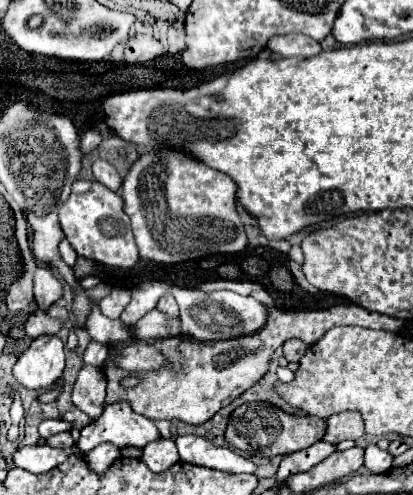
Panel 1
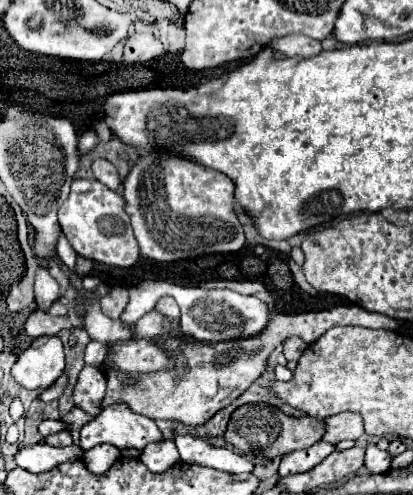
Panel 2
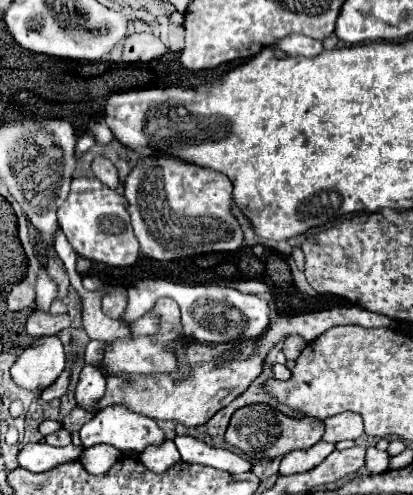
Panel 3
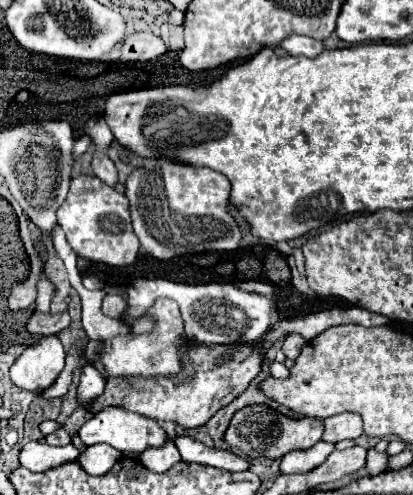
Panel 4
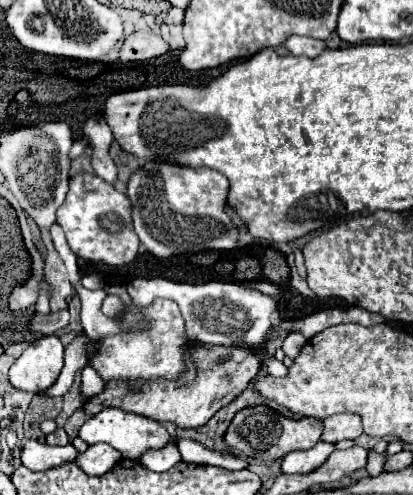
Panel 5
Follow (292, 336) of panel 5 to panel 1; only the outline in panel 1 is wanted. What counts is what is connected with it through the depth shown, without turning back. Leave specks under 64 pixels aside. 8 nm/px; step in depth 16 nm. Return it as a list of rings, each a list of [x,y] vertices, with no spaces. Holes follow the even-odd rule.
[[[292,338],[292,340],[284,342],[284,356],[288,362],[298,362],[304,352],[306,352],[306,344],[302,340]]]

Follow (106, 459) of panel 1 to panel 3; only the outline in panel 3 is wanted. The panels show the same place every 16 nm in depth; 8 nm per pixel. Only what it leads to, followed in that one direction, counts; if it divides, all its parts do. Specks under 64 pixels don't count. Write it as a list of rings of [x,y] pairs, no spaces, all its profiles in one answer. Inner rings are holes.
[[[96,444],[92,448],[86,448],[80,454],[80,464],[84,466],[84,470],[88,470],[90,474],[104,474],[112,468],[112,464],[122,456],[122,452],[118,452],[116,448],[108,446],[108,444]]]

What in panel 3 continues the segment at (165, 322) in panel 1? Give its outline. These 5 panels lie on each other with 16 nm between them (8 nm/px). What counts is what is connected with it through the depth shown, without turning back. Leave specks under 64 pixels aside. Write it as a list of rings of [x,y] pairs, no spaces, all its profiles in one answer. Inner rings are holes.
[[[146,314],[142,318],[138,318],[132,324],[132,334],[136,336],[144,336],[144,334],[154,334],[158,330],[158,318],[154,314]]]

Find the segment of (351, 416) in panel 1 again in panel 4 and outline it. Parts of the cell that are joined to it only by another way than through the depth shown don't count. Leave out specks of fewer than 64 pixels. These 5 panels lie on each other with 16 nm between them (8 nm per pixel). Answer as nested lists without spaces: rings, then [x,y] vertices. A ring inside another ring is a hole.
[[[336,414],[336,416],[330,416],[324,420],[324,434],[322,434],[322,440],[324,442],[340,442],[340,440],[356,440],[360,434],[362,434],[362,420],[360,416],[356,414]]]

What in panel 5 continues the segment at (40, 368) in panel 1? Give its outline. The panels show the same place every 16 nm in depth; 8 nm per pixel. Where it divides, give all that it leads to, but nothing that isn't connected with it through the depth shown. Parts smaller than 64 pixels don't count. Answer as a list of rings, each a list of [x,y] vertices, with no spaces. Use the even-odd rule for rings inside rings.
[[[58,336],[34,340],[10,366],[10,384],[24,392],[46,392],[64,366],[64,346]]]

